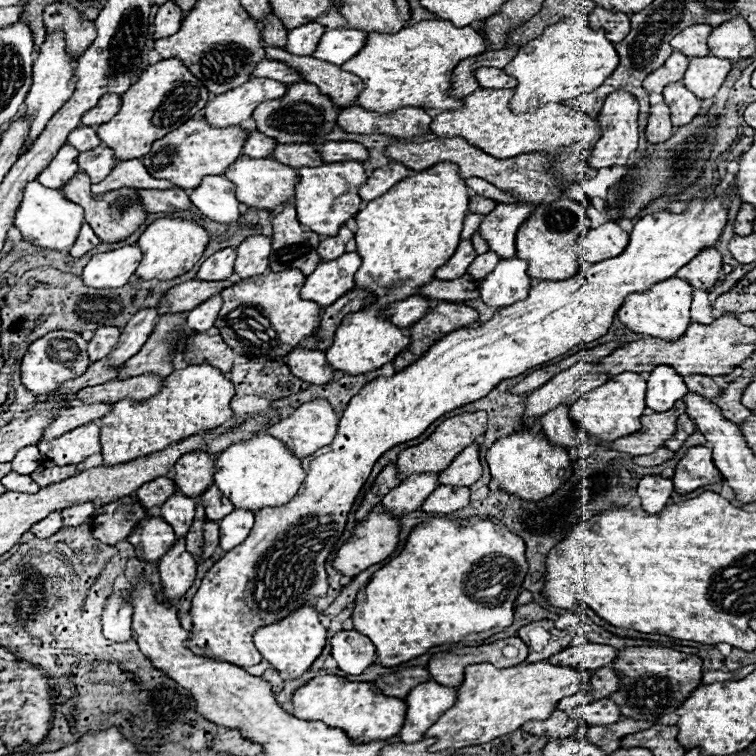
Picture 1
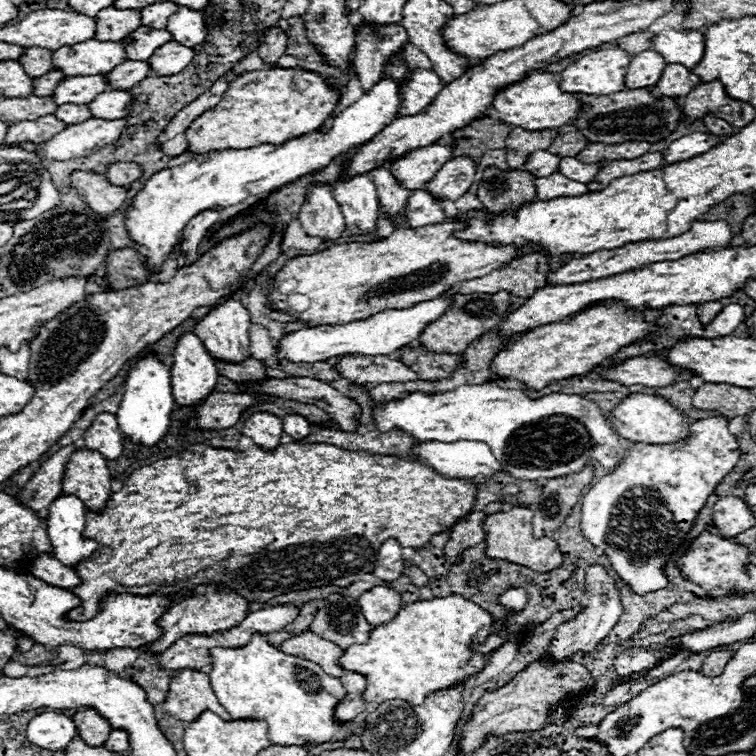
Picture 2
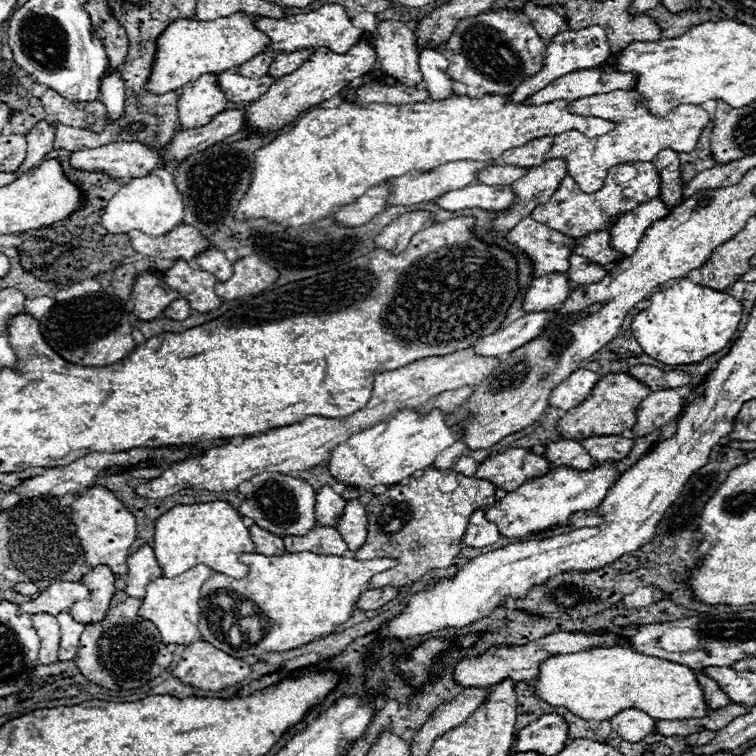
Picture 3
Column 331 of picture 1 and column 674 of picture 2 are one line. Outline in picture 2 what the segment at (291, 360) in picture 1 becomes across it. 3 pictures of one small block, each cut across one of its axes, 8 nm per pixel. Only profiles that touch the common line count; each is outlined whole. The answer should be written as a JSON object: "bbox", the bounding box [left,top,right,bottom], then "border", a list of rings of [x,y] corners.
{"bbox":[598,356,690,386],"border":[[[640,356],[640,358],[628,358],[624,360],[624,364],[620,364],[618,368],[606,368],[606,370],[598,370],[598,374],[606,380],[614,380],[620,382],[624,386],[632,386],[632,384],[644,384],[644,386],[668,386],[672,382],[678,380],[678,376],[682,372],[690,372],[690,370],[680,370],[672,364],[668,364],[664,358],[660,356]]]}

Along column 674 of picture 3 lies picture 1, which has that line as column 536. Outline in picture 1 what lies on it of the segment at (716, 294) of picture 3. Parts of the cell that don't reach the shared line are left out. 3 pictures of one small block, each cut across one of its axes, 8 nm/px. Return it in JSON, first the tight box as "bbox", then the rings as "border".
{"bbox":[186,196,728,668],"border":[[[728,196],[712,200],[692,200],[684,214],[660,212],[654,216],[644,216],[634,224],[630,242],[620,256],[590,264],[586,270],[576,272],[576,276],[568,280],[536,282],[534,286],[530,286],[526,300],[518,300],[512,306],[500,308],[484,324],[474,324],[448,332],[438,342],[434,342],[432,348],[426,350],[426,354],[422,354],[404,370],[396,372],[390,378],[378,376],[368,382],[344,410],[344,416],[338,422],[338,434],[332,444],[316,450],[302,460],[306,478],[300,484],[298,494],[284,506],[258,510],[248,538],[238,548],[224,554],[224,558],[206,572],[202,586],[192,598],[192,630],[186,646],[198,656],[206,656],[218,662],[230,662],[240,668],[250,668],[258,664],[262,660],[262,654],[254,646],[254,632],[264,624],[286,618],[296,608],[310,604],[316,596],[322,596],[328,590],[324,562],[336,548],[336,542],[340,540],[344,524],[348,520],[348,512],[360,488],[368,480],[374,462],[386,450],[398,446],[400,442],[418,438],[434,420],[438,420],[446,412],[484,398],[502,380],[520,376],[528,368],[548,362],[578,344],[592,342],[604,336],[614,320],[614,314],[628,294],[644,292],[650,286],[676,276],[676,272],[686,266],[700,250],[718,242],[720,232],[726,224],[728,204]]]}

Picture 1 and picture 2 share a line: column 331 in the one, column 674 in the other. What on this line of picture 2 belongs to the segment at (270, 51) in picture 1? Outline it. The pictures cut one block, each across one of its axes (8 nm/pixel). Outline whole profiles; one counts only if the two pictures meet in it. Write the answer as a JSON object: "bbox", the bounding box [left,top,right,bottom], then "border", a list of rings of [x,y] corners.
{"bbox":[656,64,702,98],"border":[[[668,64],[664,68],[664,76],[660,84],[656,84],[656,92],[668,98],[678,98],[678,96],[688,96],[702,80],[692,74],[688,68],[680,64]]]}

